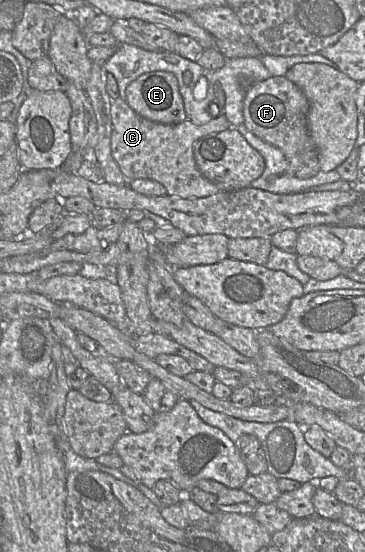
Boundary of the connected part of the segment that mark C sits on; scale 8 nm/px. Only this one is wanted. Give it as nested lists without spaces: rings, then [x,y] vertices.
[[[121,98],[111,101],[111,152],[128,182],[135,179],[151,179],[162,184],[167,195],[180,198],[205,198],[220,189],[203,176],[194,158],[194,145],[212,133],[232,128],[224,115],[209,122],[196,125],[188,118],[178,124],[163,124],[138,115]]]

